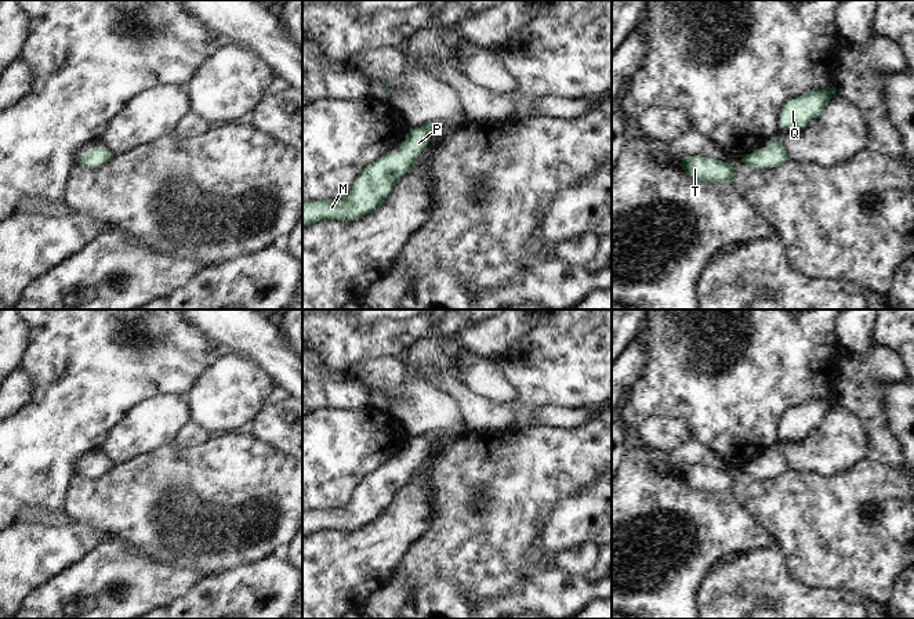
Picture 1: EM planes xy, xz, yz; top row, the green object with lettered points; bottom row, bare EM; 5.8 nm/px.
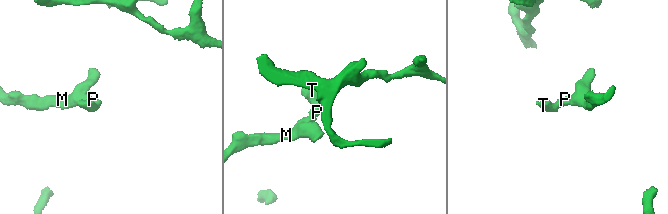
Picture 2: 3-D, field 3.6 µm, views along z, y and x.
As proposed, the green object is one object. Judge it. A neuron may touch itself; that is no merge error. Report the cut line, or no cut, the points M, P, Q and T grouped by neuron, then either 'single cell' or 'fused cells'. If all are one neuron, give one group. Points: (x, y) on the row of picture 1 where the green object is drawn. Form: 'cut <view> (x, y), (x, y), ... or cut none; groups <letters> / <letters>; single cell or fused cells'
cut none; groups M P Q T; single cell

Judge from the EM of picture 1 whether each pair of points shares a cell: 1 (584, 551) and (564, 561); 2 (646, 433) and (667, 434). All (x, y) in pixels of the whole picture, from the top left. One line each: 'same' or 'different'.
1: same
2: same

